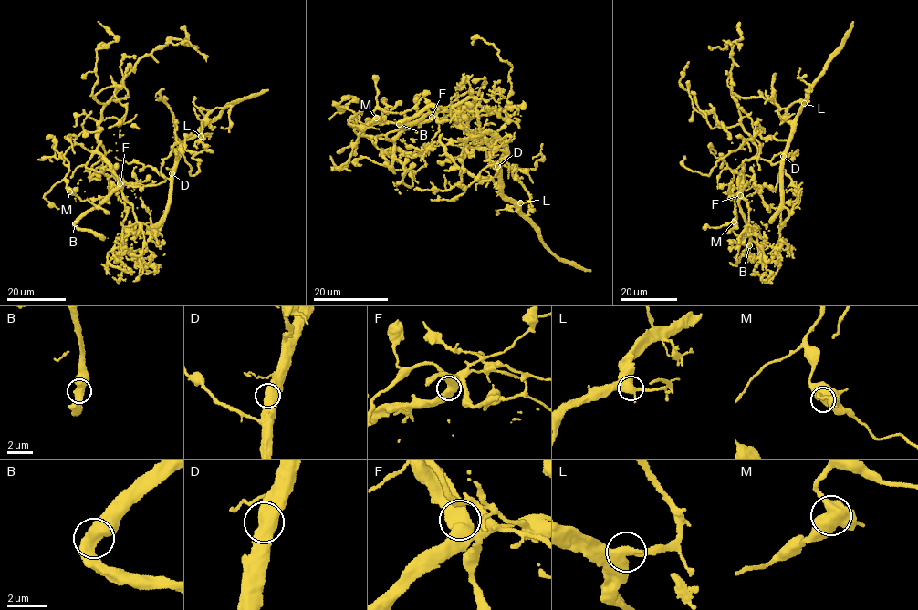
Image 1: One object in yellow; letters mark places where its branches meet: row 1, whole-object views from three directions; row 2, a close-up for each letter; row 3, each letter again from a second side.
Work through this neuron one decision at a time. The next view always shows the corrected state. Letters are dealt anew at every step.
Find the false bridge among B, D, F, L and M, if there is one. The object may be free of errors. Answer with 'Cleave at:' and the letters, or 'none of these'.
Cleave at: none of these

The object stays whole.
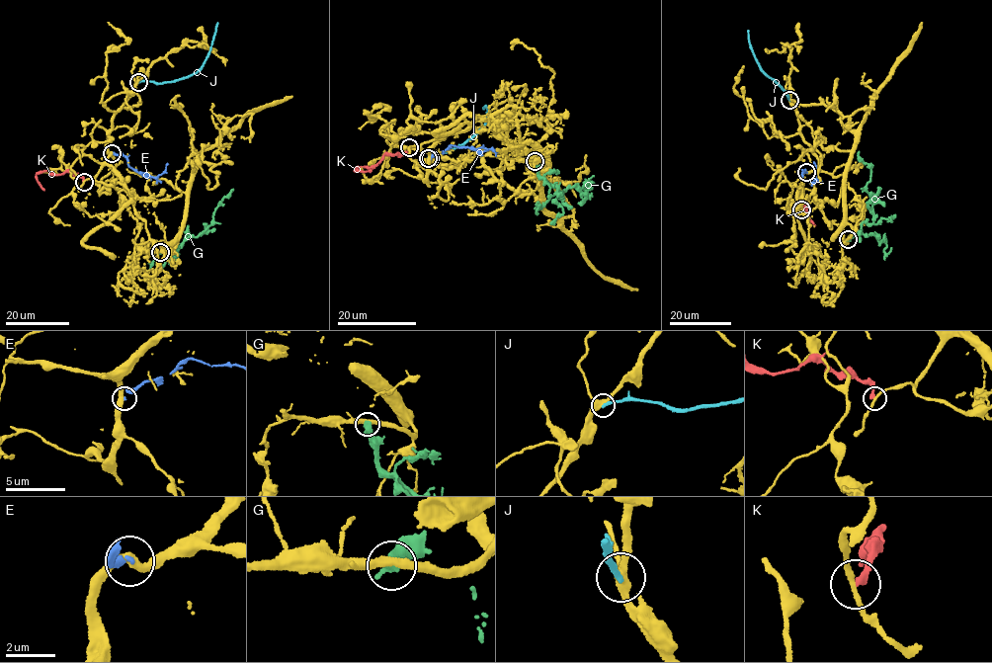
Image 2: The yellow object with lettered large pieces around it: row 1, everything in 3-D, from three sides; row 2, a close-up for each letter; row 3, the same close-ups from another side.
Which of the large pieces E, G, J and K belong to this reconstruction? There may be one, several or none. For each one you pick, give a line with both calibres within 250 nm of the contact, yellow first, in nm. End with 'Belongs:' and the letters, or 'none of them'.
Belongs: none of them

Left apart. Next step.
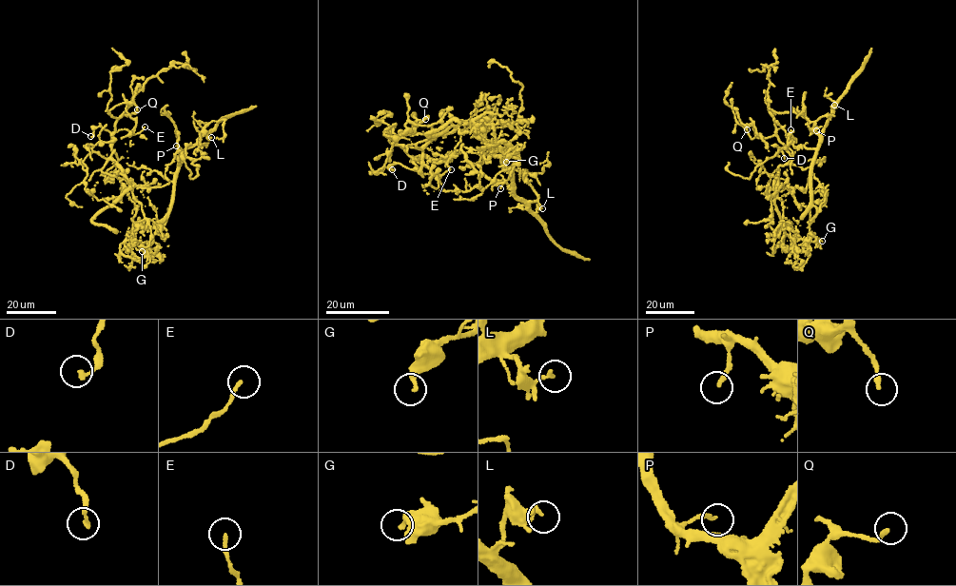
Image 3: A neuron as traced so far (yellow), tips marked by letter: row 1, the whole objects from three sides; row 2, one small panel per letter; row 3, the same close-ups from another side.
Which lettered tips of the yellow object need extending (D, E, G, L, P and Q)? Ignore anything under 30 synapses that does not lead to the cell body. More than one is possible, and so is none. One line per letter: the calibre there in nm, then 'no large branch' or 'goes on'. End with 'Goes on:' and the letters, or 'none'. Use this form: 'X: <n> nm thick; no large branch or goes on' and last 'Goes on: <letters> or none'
D: 190 nm thick; no large branch
E: 170 nm thick; no large branch
G: 180 nm thick; no large branch
L: 180 nm thick; no large branch
P: 150 nm thick; no large branch
Q: 200 nm thick; no large branch
Goes on: none

